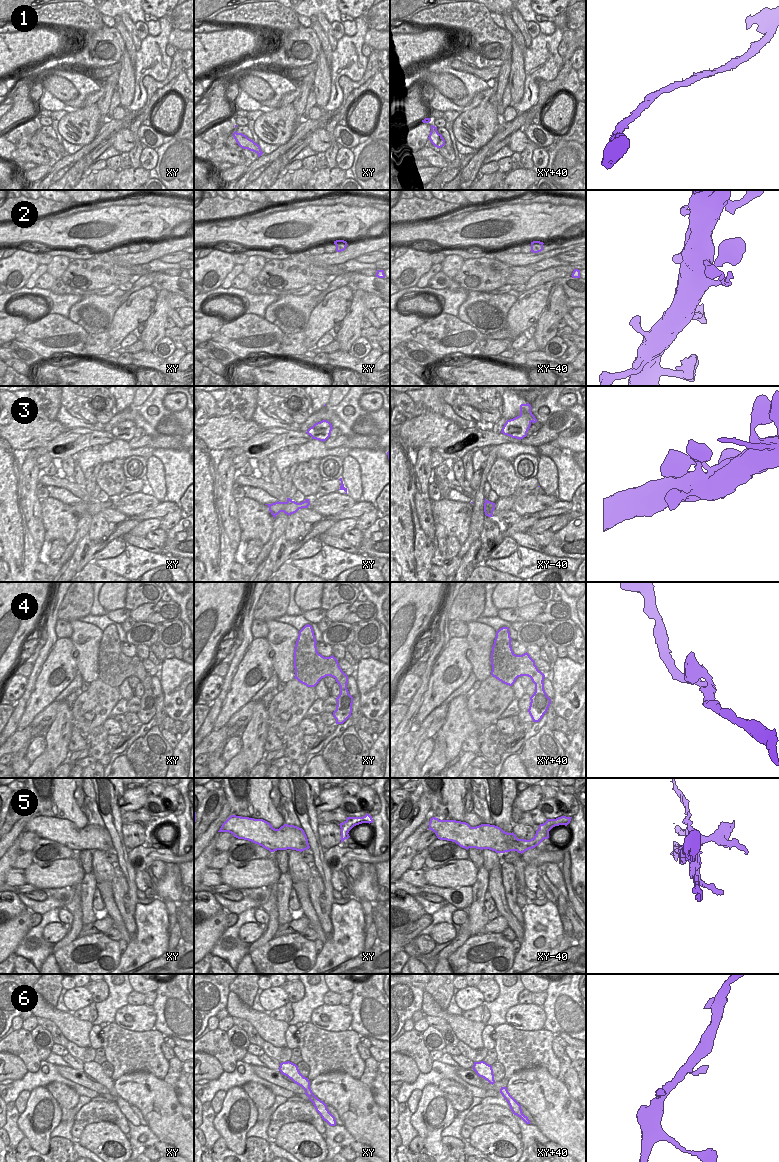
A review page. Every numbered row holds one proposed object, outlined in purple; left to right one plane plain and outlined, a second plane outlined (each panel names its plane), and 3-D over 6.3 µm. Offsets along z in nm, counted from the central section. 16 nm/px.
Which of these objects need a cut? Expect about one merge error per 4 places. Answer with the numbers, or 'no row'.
5

